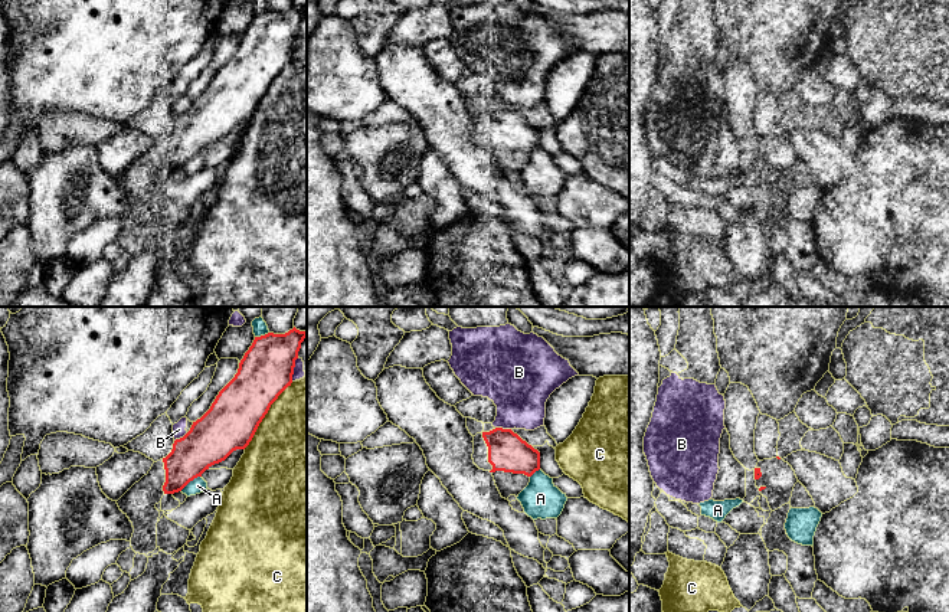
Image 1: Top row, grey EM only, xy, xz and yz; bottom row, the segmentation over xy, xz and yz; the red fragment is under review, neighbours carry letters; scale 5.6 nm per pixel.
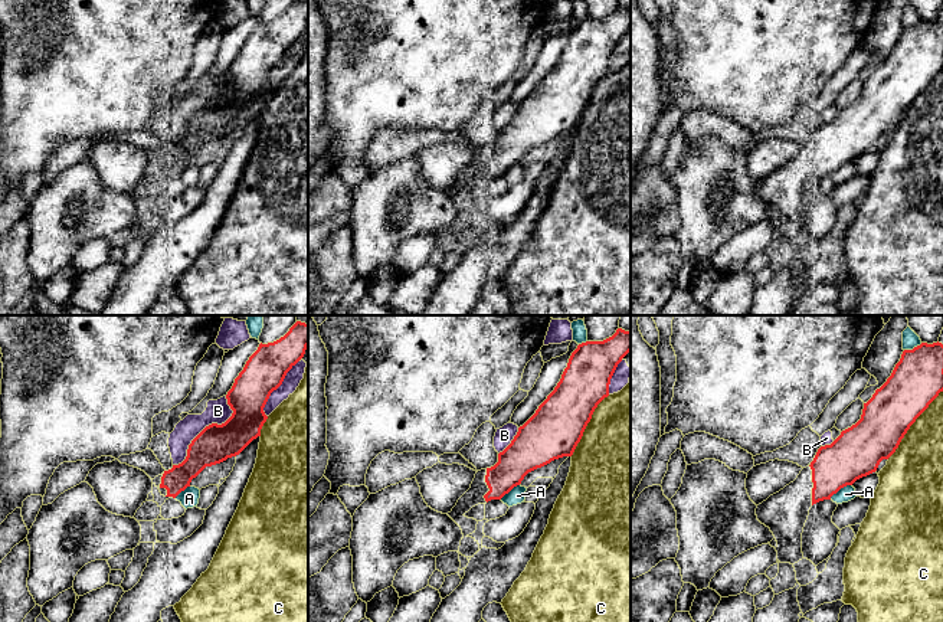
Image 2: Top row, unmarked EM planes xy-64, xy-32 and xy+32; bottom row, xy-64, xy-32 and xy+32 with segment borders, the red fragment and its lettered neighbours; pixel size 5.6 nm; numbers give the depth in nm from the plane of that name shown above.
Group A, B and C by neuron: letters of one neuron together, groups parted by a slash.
A / B / C

